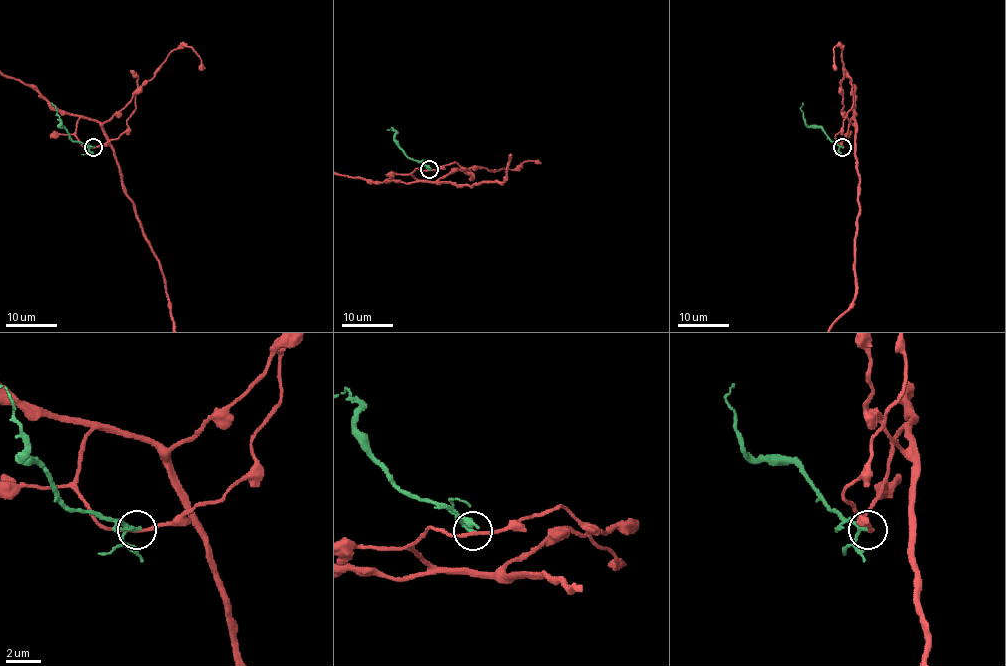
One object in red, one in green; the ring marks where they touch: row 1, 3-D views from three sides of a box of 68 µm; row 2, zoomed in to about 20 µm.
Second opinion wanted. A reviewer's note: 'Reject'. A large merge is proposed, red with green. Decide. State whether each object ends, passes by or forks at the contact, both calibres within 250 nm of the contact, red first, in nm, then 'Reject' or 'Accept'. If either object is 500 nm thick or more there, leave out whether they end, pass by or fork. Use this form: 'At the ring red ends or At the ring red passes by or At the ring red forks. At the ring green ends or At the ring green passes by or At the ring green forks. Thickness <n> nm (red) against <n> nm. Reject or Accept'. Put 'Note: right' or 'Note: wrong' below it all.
At the ring red passes by. At the ring green passes by. Thickness 180 nm (red) against 200 nm. Reject
Note: right

